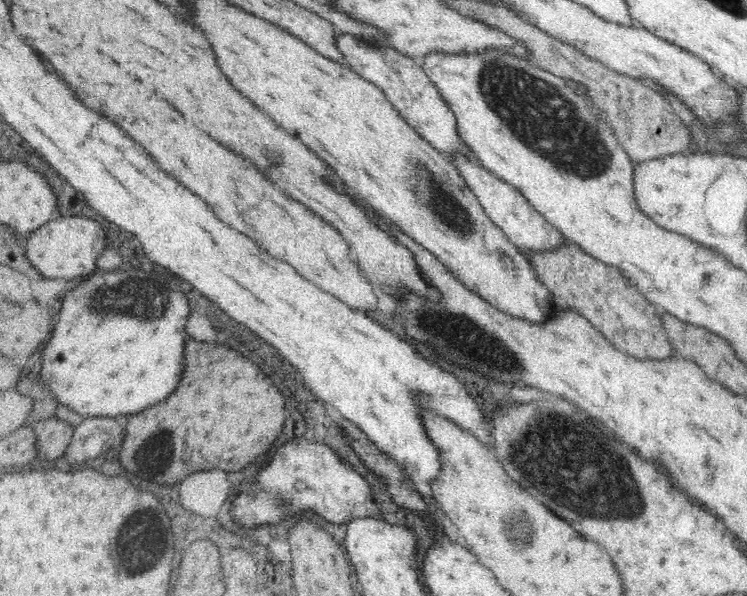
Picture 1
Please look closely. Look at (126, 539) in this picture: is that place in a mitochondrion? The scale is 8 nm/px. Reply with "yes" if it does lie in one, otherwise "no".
yes

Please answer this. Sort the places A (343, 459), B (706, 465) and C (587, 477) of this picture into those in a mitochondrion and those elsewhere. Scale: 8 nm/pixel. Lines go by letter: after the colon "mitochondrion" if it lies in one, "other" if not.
A: other
B: mitochondrion
C: mitochondrion

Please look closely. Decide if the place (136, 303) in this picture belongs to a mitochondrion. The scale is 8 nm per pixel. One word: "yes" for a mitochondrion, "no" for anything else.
yes

